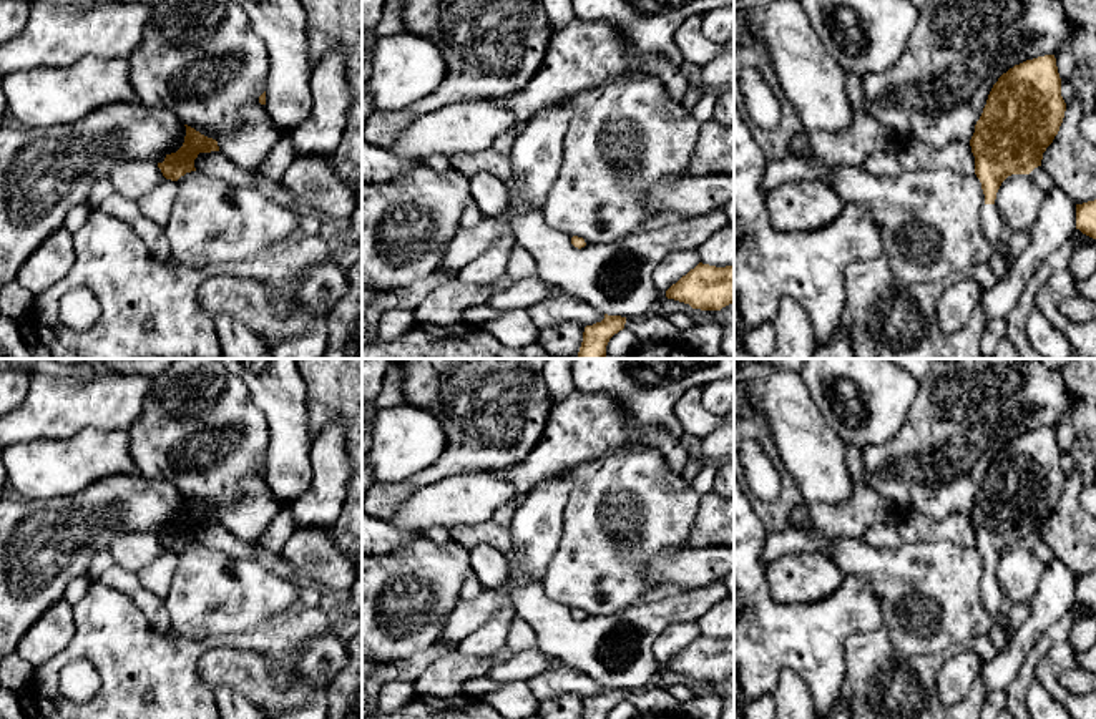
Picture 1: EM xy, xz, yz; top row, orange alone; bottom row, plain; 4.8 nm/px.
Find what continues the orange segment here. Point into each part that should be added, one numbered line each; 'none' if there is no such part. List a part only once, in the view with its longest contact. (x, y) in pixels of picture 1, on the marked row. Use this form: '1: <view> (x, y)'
1: yz (992, 223)

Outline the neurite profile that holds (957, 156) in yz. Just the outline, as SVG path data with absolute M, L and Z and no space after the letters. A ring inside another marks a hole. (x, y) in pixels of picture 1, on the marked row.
M922 141L902 144L897 151L903 171L938 171L950 169L960 174L975 176L975 156L970 141L953 141L942 149L927 146Z

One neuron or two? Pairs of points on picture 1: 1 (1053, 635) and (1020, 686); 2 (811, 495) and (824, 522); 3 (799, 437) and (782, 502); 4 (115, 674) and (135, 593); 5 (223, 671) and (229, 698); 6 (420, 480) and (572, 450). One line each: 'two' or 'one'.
1: one
2: two
3: two
4: two
5: two
6: two

